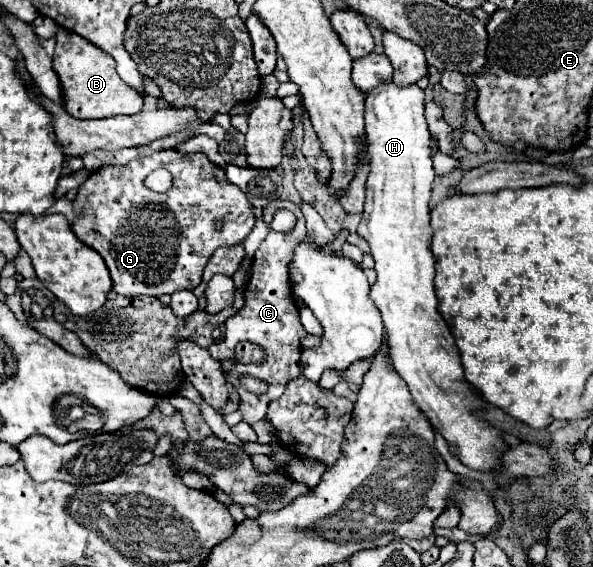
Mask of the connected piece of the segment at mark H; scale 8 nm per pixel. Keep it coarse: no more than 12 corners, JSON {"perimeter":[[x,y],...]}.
{"perimeter":[[418,84],[366,94],[370,244],[388,356],[472,470],[500,430],[434,296]]}

